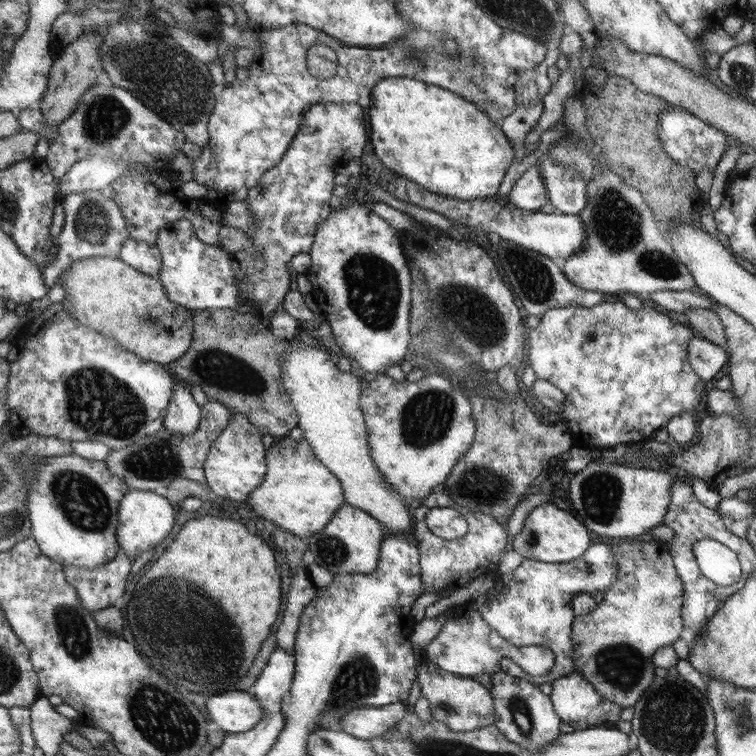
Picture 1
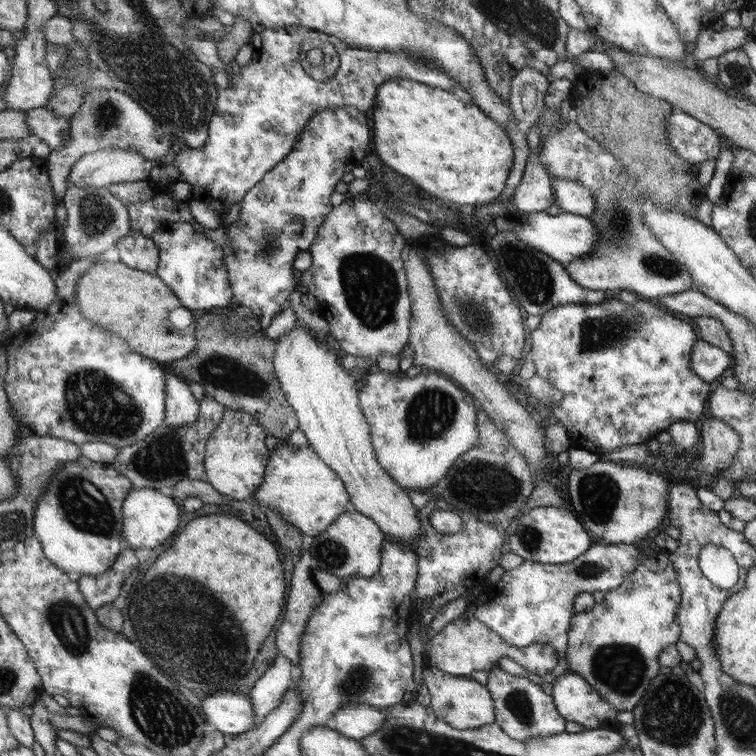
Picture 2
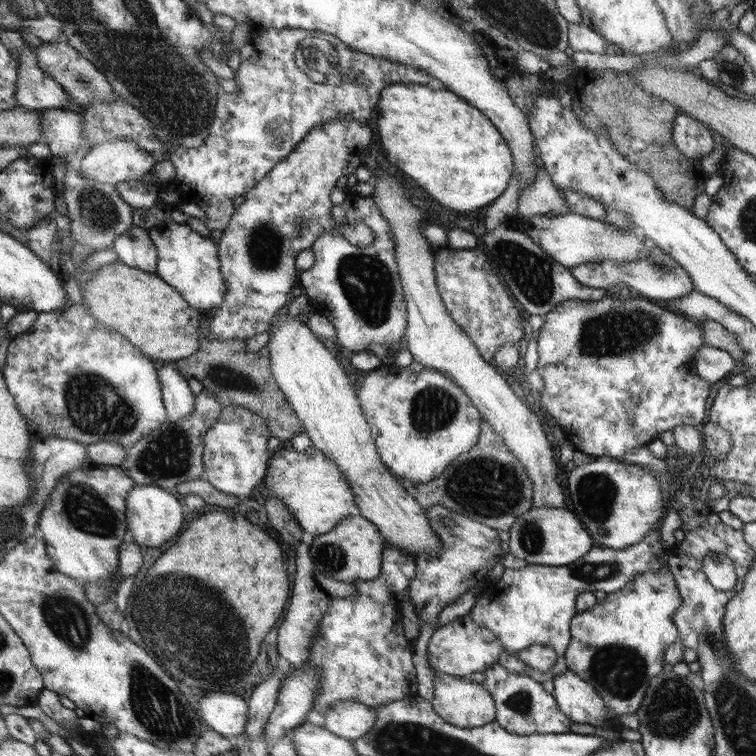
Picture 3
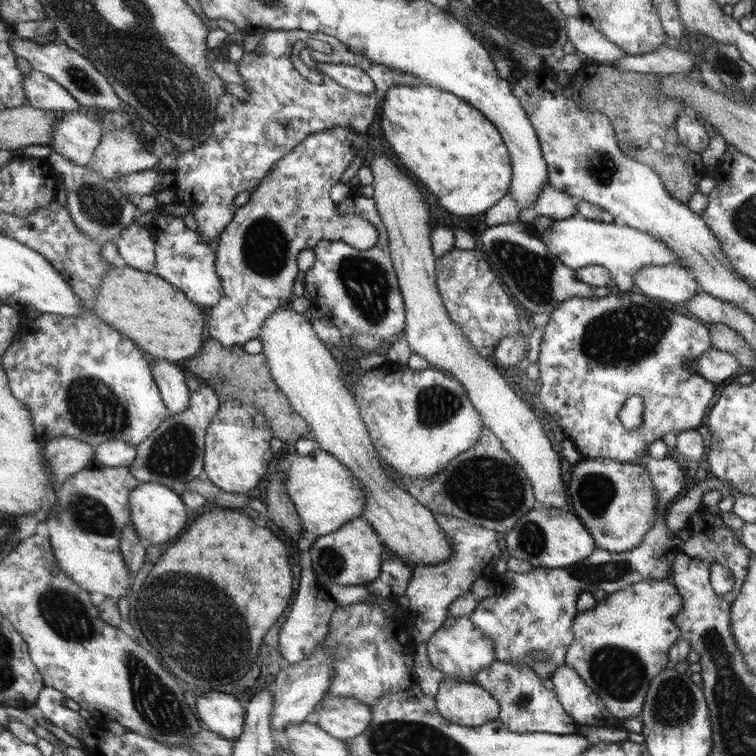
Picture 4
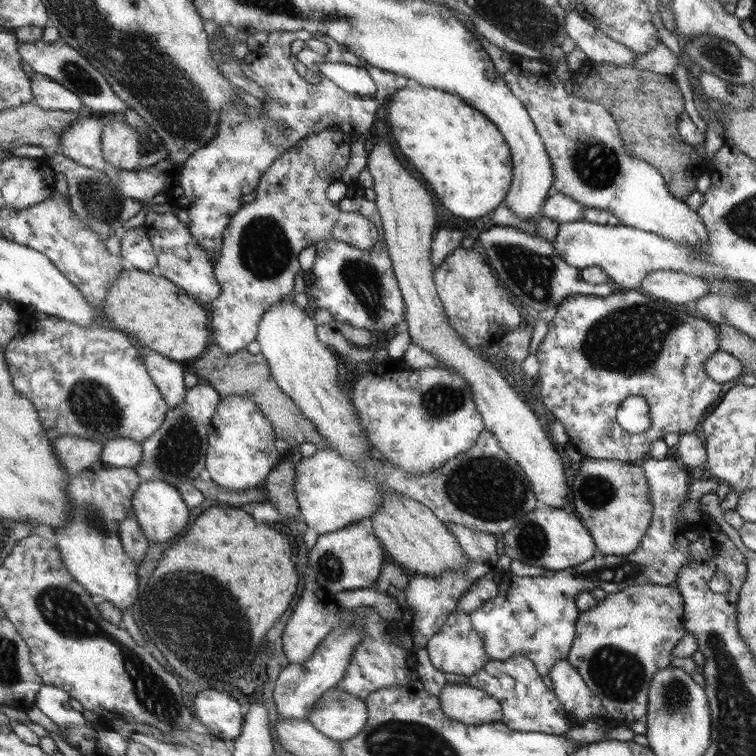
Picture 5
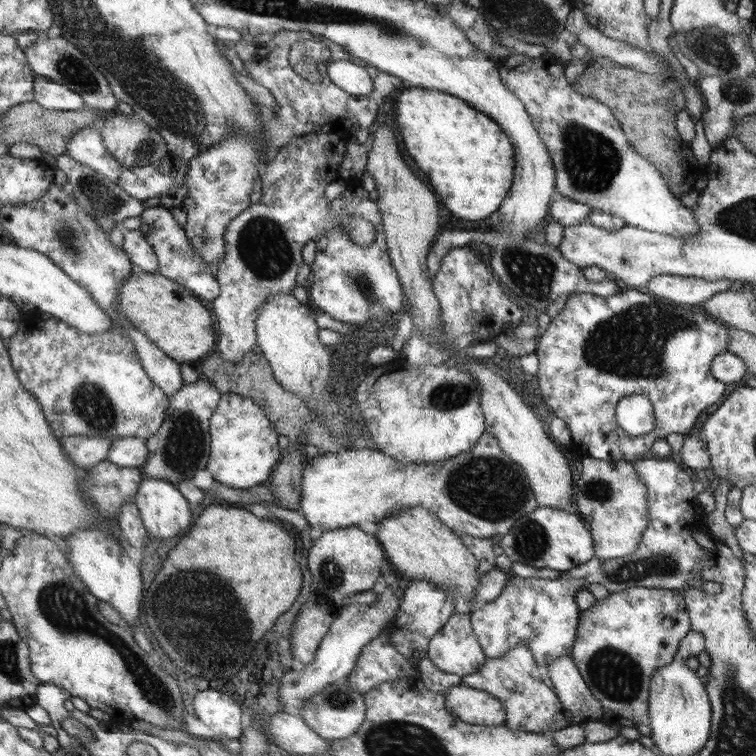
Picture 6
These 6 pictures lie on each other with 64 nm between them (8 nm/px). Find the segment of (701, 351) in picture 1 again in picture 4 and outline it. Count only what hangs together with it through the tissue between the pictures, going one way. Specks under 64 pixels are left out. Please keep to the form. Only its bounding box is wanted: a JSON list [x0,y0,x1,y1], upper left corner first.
[698,347,740,384]

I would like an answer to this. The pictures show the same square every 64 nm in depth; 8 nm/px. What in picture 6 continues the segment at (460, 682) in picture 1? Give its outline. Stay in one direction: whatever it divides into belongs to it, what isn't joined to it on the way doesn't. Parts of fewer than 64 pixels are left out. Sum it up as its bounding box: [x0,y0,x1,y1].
[445,685,507,726]

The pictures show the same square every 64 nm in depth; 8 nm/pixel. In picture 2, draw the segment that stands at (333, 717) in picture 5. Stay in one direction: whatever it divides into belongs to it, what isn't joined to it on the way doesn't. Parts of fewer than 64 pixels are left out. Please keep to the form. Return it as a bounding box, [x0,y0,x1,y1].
[328,705,388,741]

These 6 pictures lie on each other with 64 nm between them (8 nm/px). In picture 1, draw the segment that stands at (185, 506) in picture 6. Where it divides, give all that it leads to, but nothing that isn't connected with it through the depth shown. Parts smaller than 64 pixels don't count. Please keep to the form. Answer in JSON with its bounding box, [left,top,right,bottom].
[118,490,174,559]

